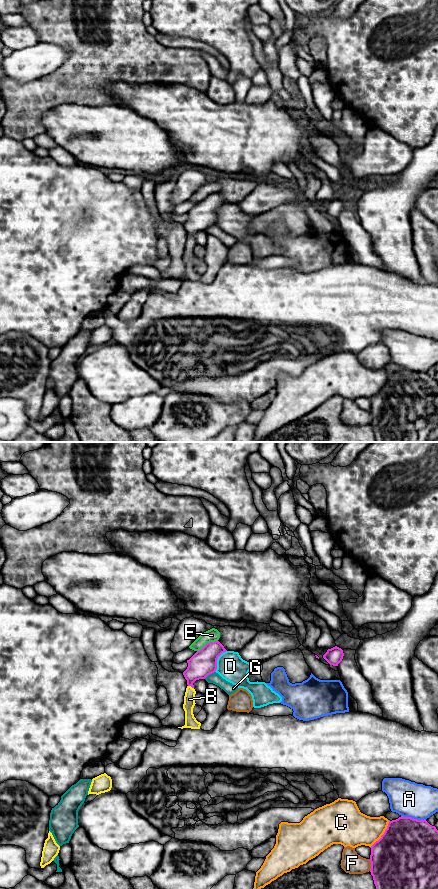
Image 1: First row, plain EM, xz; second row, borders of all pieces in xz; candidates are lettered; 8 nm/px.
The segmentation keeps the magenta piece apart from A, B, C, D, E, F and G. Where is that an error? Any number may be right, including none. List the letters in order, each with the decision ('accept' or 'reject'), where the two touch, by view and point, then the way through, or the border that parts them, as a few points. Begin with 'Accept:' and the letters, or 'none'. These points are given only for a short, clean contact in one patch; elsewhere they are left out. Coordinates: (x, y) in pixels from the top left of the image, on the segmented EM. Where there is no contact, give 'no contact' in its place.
Accept: B
A: reject; meets magenta in xz at (412, 818)
B: accept; meets magenta in xz at (191, 686); runs through xz (204, 662), (191, 675), (191, 686), (189, 699)
C: reject; meets magenta in xz at (383, 834)
D: reject; meets magenta in xz at (216, 660)
E: reject; meets magenta in xz at (207, 643)
F: reject; meets magenta in xz at (371, 865)
G: reject; meets magenta in xz at (209, 674)

